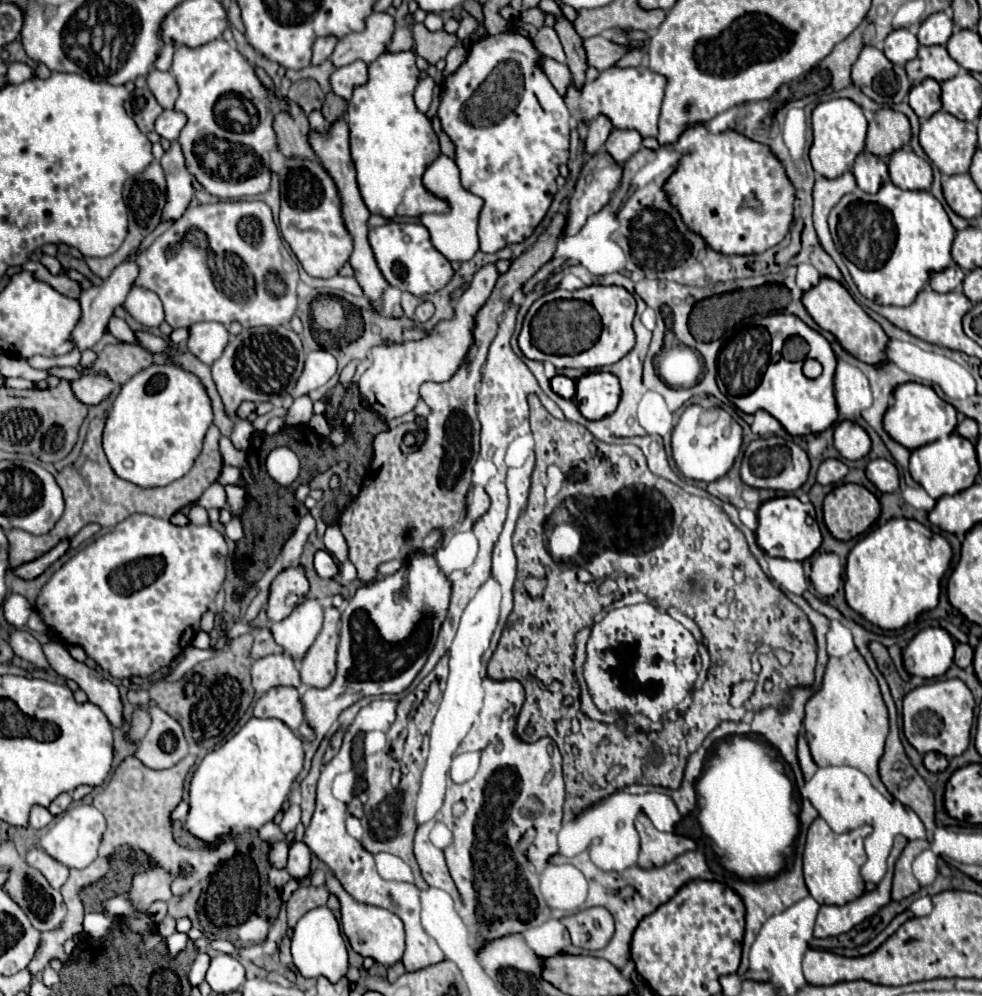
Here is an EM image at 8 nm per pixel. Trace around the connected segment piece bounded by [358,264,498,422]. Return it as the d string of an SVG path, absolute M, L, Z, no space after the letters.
M486 264L474 274L470 288L458 298L454 306L454 316L448 320L440 320L424 338L420 340L404 340L400 344L384 340L384 344L372 348L372 366L360 376L358 388L362 396L368 400L370 408L380 414L386 422L400 418L412 412L420 400L420 386L424 382L446 382L450 380L460 366L466 364L468 350L474 342L472 328L478 310L488 300L494 284L498 280L498 270L494 264Z

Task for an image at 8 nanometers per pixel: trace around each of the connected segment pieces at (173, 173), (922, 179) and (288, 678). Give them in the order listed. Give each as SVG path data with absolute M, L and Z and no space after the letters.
M174 140L164 152L164 156L160 158L160 166L166 174L166 204L162 222L178 220L194 198L194 176L186 168L186 160L178 140Z
M910 146L900 148L888 160L888 172L892 182L902 190L930 190L932 166L914 154Z
M284 652L264 656L250 666L252 686L256 692L268 692L274 686L300 686L300 674L290 656Z

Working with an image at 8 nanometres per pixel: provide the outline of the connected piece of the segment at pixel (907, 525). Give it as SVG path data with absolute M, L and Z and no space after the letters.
M894 518L870 530L848 554L846 602L882 630L898 630L914 622L922 612L934 610L940 596L940 580L952 560L952 546L926 526L908 518Z

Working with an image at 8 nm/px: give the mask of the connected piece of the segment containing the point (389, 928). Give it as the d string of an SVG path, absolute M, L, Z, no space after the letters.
M330 870L326 874L326 888L330 890L330 894L334 894L340 900L342 930L344 930L350 946L360 956L370 956L376 962L382 962L386 966L392 966L398 960L402 960L402 954L404 954L404 924L396 914L392 914L384 908L378 908L378 906L356 902L352 896L348 896L348 892L342 888L342 884L336 880L336 876Z

